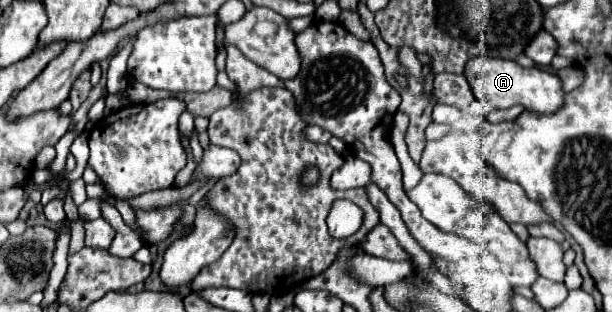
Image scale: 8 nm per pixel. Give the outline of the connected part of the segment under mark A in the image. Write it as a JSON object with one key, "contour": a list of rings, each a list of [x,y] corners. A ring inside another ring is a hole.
{"contour":[[[479,55],[467,63],[465,77],[471,83],[475,97],[479,101],[489,103],[495,109],[507,109],[513,105],[523,105],[527,111],[537,111],[541,115],[549,115],[549,113],[555,113],[561,105],[565,105],[565,91],[563,91],[561,79],[557,75],[547,73],[547,71],[537,69],[537,67],[523,69],[515,61]]]}

